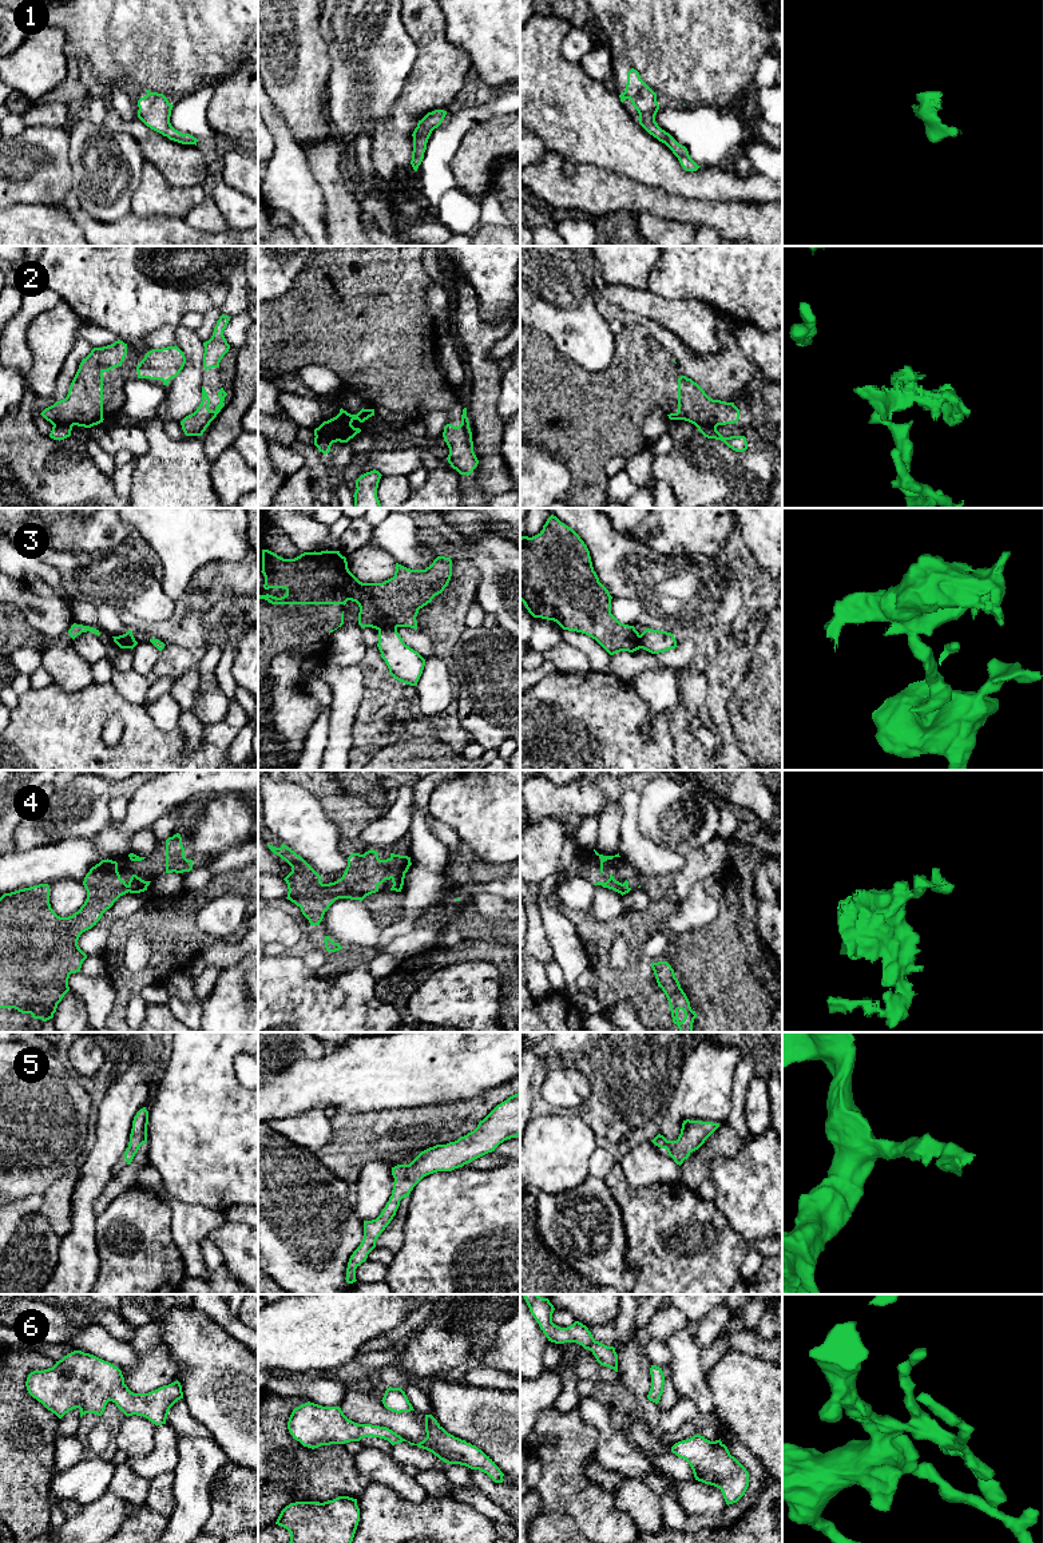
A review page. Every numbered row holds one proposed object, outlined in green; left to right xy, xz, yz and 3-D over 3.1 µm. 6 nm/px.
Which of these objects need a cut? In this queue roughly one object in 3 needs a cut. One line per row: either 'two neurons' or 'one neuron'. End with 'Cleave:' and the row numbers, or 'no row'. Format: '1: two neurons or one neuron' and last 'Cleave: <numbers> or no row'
1: one neuron
2: two neurons
3: two neurons
4: one neuron
5: one neuron
6: one neuron
Cleave: 2, 3

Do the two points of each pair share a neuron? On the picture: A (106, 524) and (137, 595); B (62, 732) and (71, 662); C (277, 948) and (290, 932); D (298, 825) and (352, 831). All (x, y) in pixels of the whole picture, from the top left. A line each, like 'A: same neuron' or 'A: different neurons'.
A: different neurons
B: different neurons
C: different neurons
D: different neurons

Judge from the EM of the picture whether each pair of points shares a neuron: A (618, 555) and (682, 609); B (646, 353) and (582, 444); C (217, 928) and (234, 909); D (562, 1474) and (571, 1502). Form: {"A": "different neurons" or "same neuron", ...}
{"A": "same neuron", "B": "same neuron", "C": "same neuron", "D": "same neuron"}

